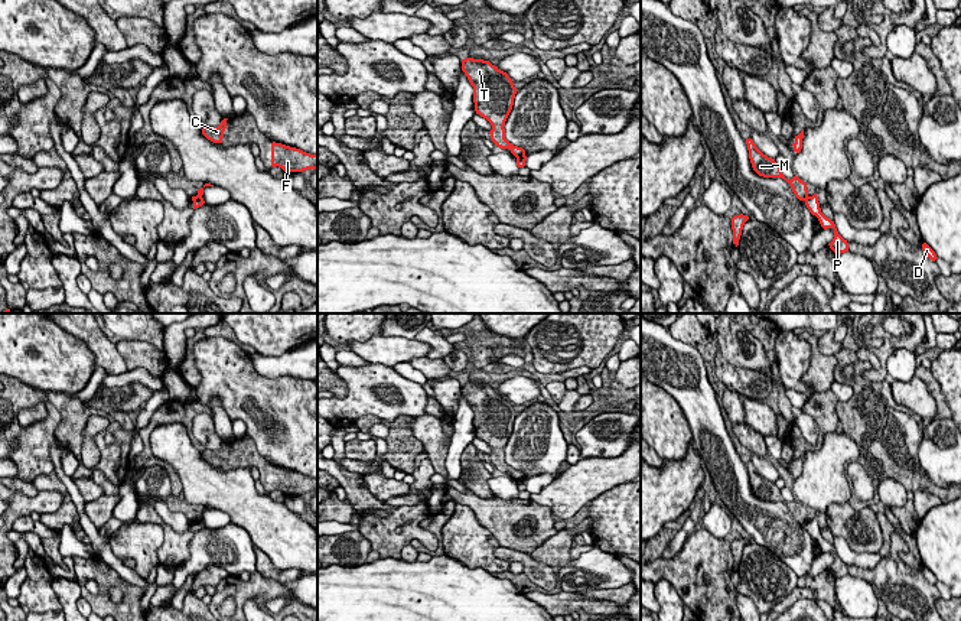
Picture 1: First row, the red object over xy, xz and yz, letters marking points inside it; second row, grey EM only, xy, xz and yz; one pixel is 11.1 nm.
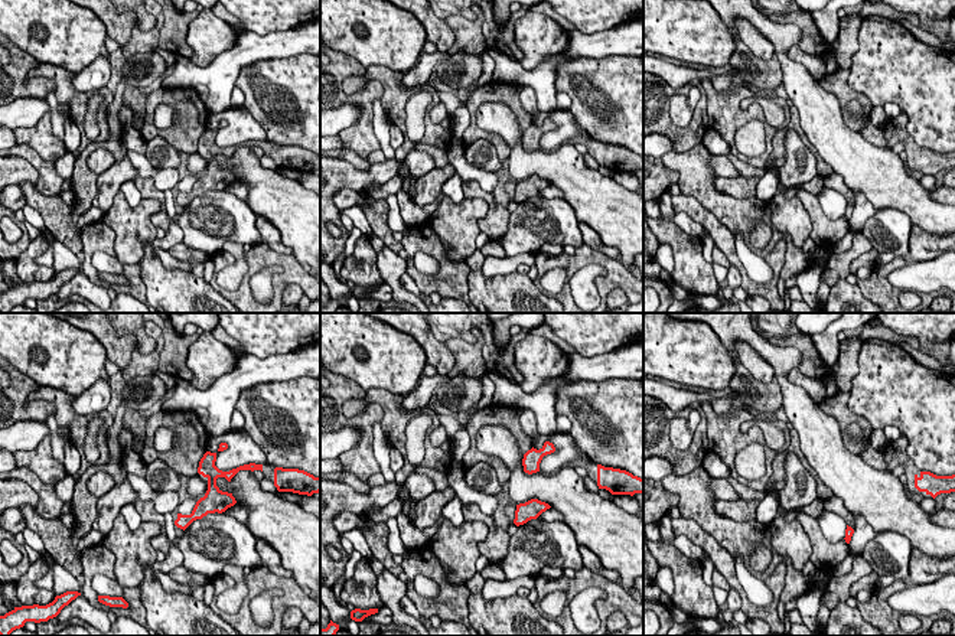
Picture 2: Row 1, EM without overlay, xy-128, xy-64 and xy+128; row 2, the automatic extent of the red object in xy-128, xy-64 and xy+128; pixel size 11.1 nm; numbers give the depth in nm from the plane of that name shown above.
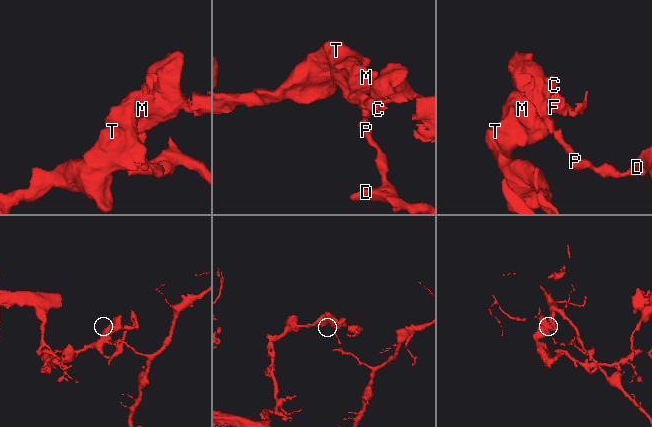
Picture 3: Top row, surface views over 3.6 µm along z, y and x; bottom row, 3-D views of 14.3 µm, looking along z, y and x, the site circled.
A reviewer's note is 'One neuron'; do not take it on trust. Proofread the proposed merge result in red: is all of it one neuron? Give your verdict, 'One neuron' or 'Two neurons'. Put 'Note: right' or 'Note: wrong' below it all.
Two neurons
Note: wrong

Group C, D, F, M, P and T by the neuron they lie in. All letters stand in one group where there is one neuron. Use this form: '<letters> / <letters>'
C F M T / D P

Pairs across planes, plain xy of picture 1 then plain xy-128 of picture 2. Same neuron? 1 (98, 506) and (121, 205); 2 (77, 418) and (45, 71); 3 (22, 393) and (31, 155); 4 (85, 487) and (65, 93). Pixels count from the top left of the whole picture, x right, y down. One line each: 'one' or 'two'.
1: two
2: one
3: two
4: two

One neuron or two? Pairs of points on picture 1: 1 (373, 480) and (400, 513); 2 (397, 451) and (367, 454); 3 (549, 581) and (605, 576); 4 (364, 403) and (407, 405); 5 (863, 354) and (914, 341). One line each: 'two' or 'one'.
1: two
2: two
3: two
4: one
5: two

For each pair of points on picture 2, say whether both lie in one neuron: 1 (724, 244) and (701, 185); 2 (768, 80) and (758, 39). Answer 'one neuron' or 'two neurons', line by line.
1: two neurons
2: two neurons

